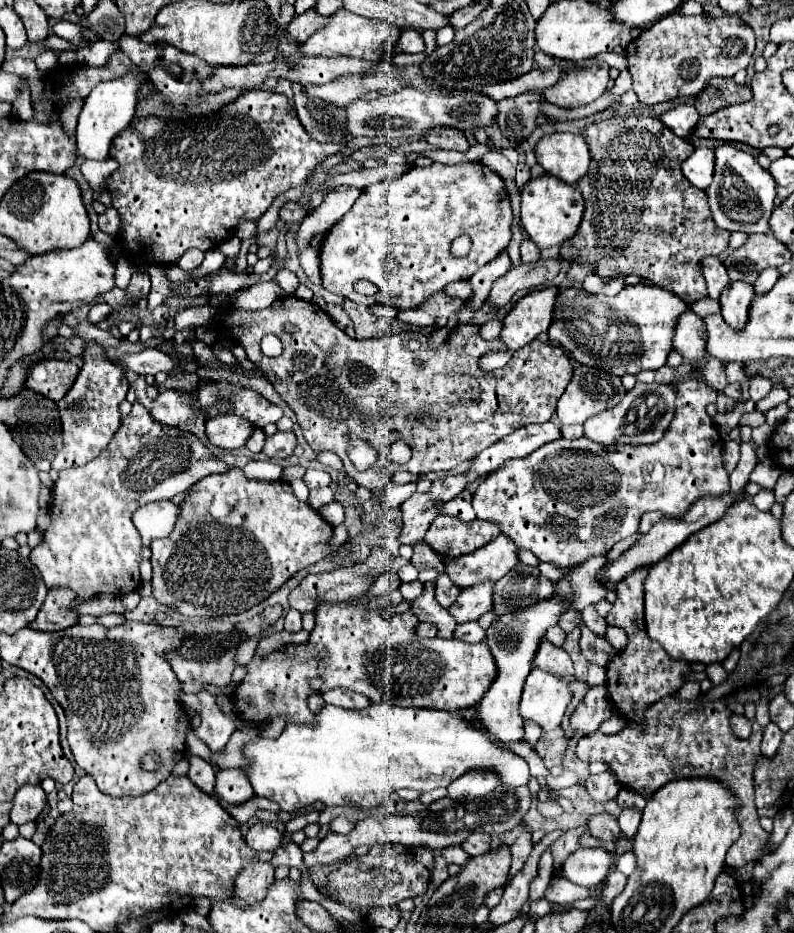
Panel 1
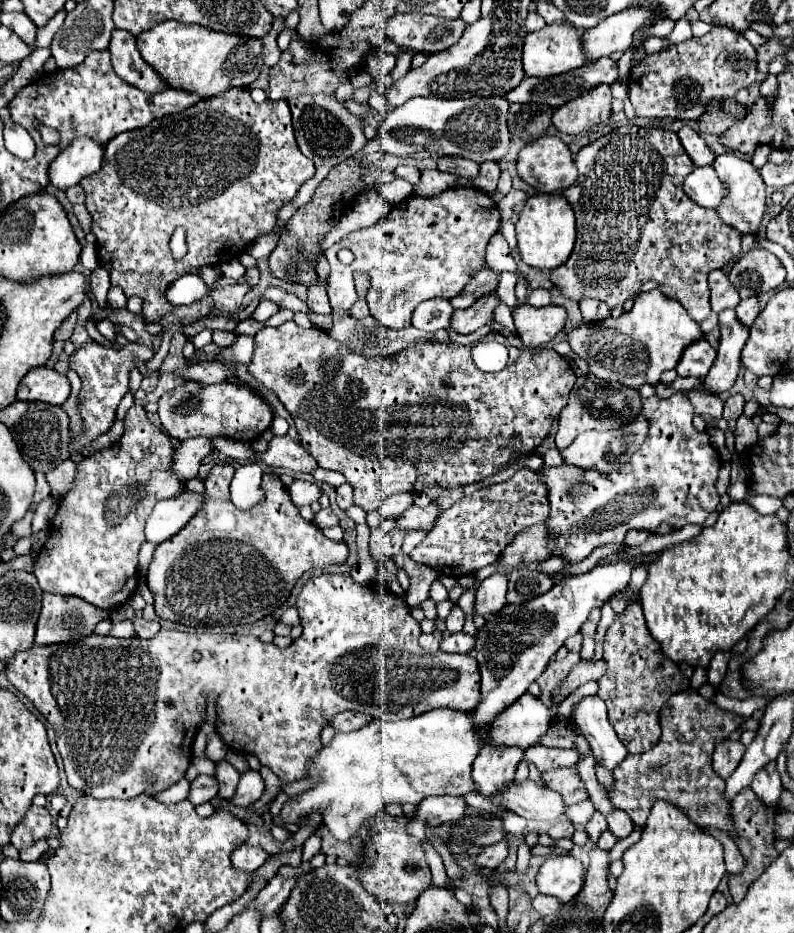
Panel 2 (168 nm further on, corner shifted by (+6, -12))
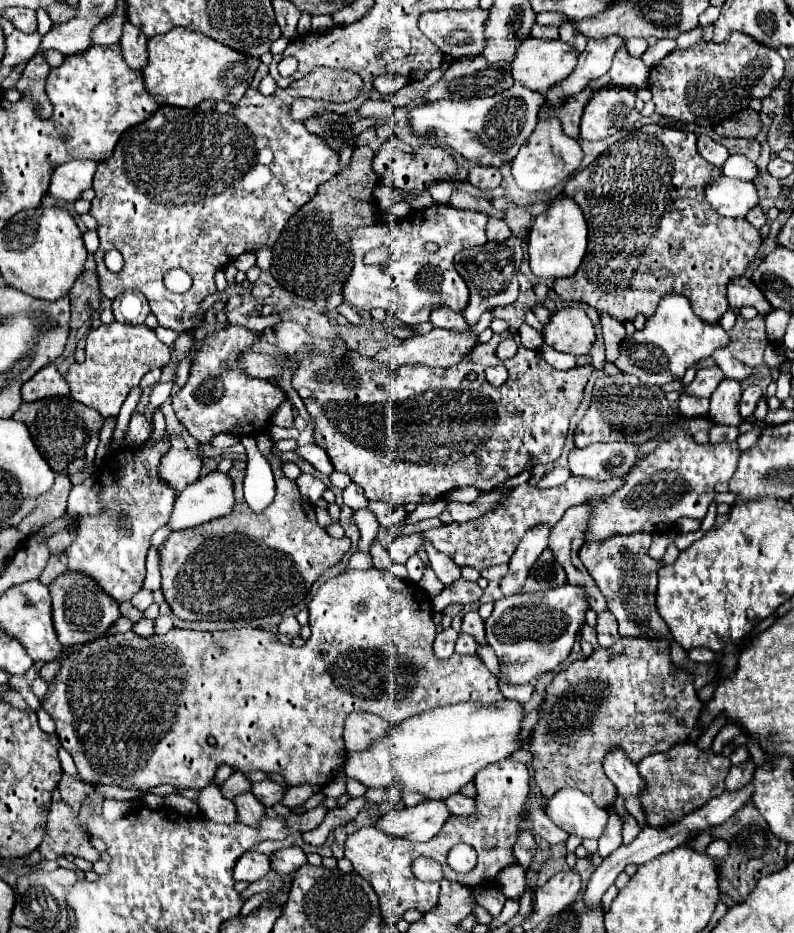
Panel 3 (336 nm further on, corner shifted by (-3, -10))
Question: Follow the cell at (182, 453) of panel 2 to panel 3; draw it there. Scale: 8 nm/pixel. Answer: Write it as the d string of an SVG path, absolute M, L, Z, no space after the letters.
M168 449L168 453L160 459L158 479L172 487L176 493L184 491L190 483L194 483L202 469L202 457L194 449Z

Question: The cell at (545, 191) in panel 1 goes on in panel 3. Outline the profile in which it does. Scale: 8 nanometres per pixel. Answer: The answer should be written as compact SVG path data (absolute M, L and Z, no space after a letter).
M556 199L546 213L534 219L528 235L528 261L532 273L542 279L564 279L572 277L586 253L588 245L588 225L582 215L582 209L572 199Z

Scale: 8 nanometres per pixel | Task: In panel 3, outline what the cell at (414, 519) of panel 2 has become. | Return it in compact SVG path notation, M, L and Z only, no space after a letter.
M370 501L368 509L376 515L378 523L382 527L392 527L404 521L406 517L406 509L404 507L396 507L396 505L388 505L386 501Z

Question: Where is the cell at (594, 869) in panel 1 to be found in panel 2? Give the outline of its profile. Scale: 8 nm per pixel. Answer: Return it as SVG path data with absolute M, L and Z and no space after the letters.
M571 855L549 857L537 875L537 887L543 895L553 895L563 903L569 903L579 895L585 883L585 867Z

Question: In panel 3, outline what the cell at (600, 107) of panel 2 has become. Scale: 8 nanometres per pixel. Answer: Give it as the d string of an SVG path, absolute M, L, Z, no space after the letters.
M600 89L588 101L582 123L580 137L588 141L600 141L624 127L636 125L642 115L636 109L636 95L628 89Z

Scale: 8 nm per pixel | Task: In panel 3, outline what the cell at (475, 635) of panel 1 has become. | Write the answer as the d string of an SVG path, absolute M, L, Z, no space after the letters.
M460 633L458 635L458 641L456 641L456 653L460 655L474 655L478 649L478 643L474 641L474 637L466 635L466 633Z

